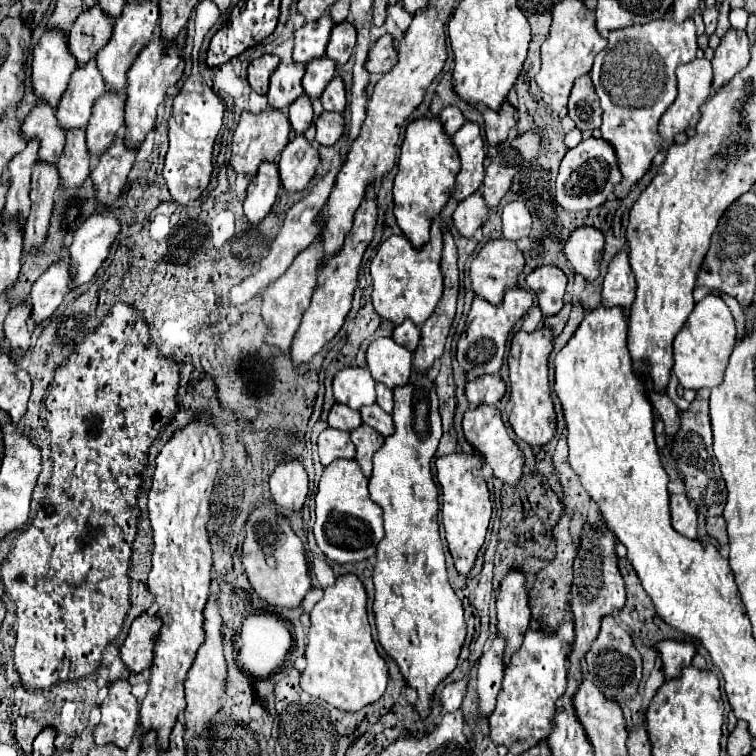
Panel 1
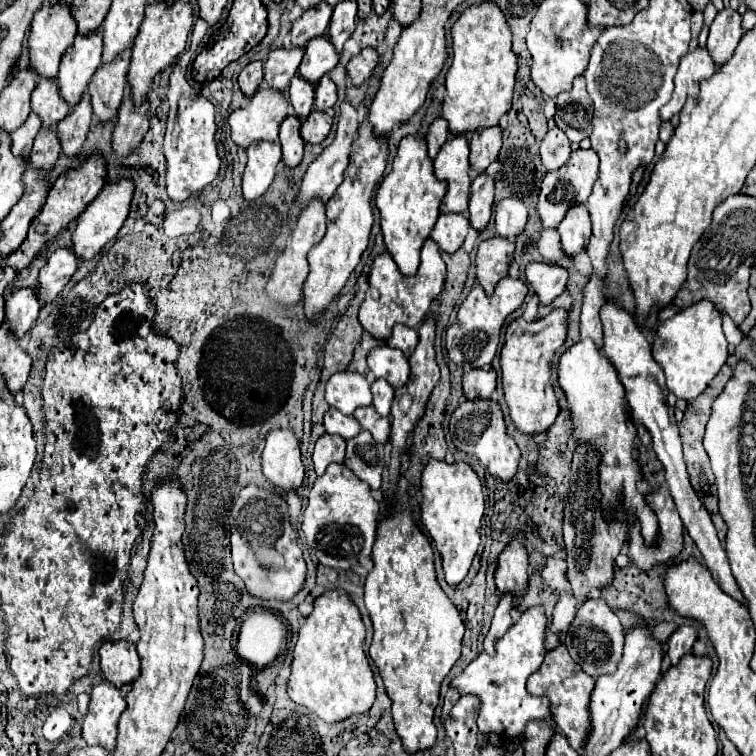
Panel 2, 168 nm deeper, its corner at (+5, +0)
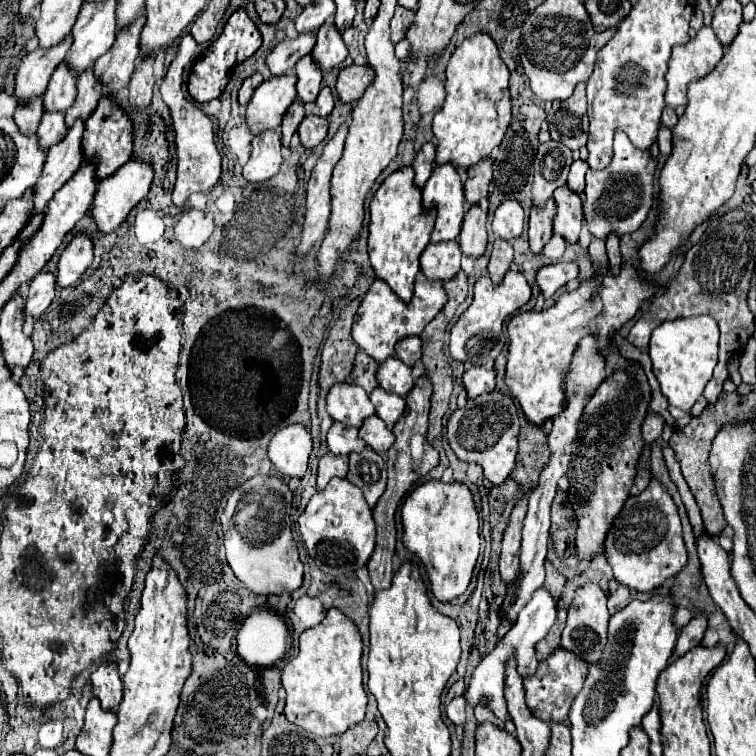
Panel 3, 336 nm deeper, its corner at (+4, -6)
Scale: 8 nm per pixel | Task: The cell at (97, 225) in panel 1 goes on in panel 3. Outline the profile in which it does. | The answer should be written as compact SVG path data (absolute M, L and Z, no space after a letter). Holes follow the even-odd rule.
M131 158L129 162L125 162L125 166L113 172L109 178L103 178L97 184L97 192L93 200L93 218L97 222L97 228L101 232L117 230L127 218L127 214L135 208L135 204L139 204L147 196L151 182L153 182L153 168L147 162L137 160L137 158Z

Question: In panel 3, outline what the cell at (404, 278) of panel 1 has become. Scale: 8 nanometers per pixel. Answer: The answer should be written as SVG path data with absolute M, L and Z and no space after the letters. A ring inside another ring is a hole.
M421 272L417 274L413 300L409 304L401 302L397 298L397 294L393 294L393 290L389 290L389 286L385 282L375 280L369 294L363 298L363 302L355 314L351 336L353 336L355 344L361 350L365 350L373 360L383 362L385 358L395 354L395 344L401 338L419 336L423 332L423 328L441 312L445 302L447 302L447 294L445 294L443 286L439 282L427 282L427 278Z

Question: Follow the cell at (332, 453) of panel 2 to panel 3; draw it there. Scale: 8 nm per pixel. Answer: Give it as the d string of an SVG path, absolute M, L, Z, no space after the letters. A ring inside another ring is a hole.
M329 452L319 460L317 490L323 490L331 478L345 478L345 476L347 476L347 456L335 456Z

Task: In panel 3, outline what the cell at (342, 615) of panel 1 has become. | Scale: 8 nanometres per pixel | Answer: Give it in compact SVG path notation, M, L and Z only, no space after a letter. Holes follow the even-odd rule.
M331 608L319 626L301 634L299 654L281 672L281 684L287 692L285 718L323 738L343 734L365 718L367 694L361 680L361 634L345 614Z

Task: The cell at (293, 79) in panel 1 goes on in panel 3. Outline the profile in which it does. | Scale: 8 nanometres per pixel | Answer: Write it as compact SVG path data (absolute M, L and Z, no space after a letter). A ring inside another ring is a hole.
M299 34L297 38L283 38L267 56L267 66L273 76L289 74L299 58L309 54L315 46L315 34Z

